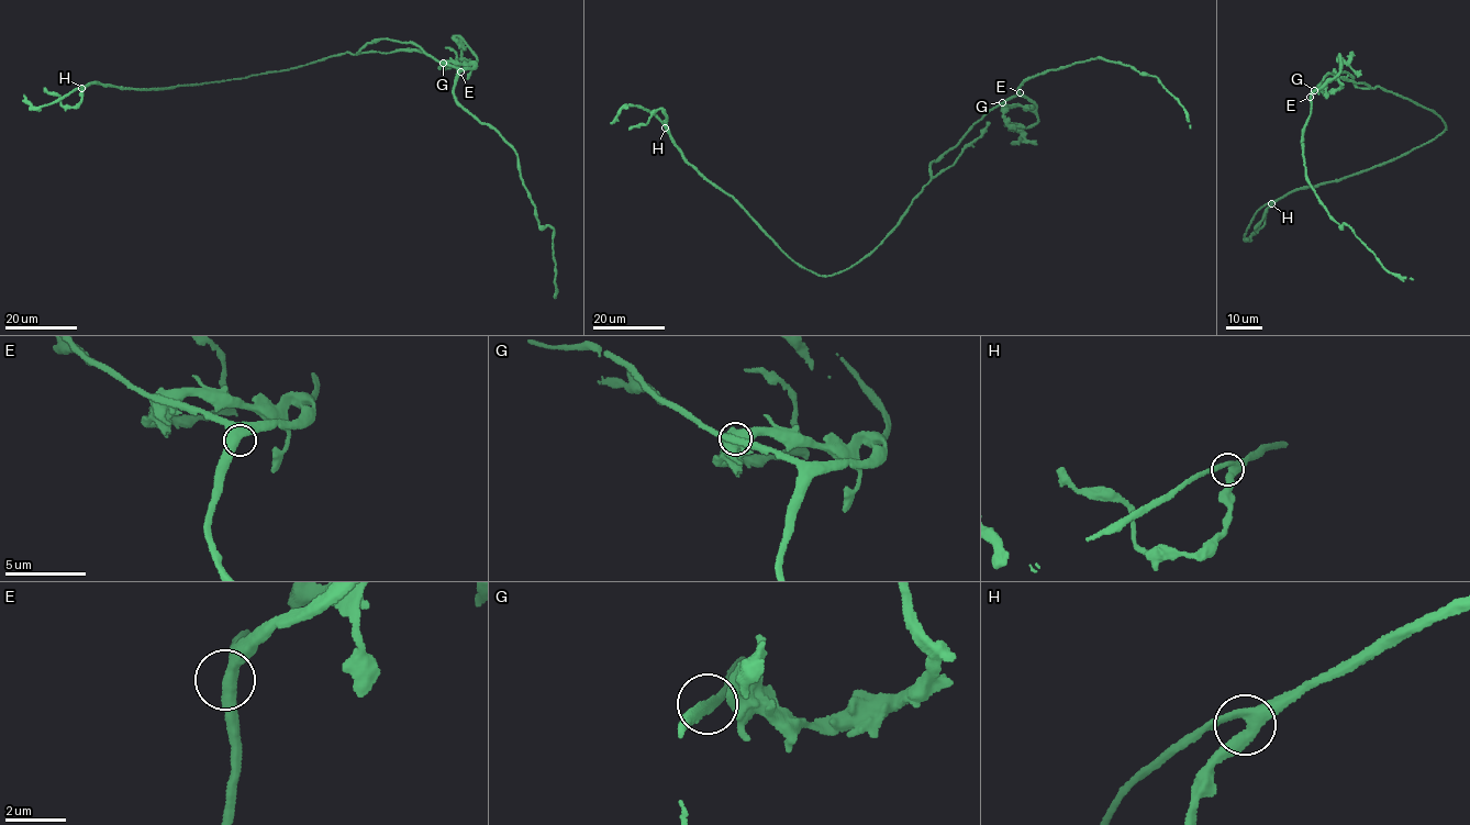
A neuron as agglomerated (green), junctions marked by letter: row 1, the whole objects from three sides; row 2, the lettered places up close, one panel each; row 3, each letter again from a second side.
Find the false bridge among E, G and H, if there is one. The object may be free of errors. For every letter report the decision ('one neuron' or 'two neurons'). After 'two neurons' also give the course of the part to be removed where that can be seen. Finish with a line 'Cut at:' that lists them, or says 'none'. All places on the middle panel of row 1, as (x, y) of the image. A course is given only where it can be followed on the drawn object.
E: one neuron
G: one neuron
H: one neuron
Cut at: none

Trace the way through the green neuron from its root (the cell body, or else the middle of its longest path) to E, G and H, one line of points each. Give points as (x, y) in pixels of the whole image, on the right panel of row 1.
E: (1382, 90), (1376, 86), (1357, 87), (1344, 71), (1328, 73), (1310, 97)
G: (1382, 90), (1376, 86), (1357, 87), (1344, 71), (1328, 73), (1314, 90)
H: (1382, 90), (1436, 113), (1444, 122), (1445, 130), (1392, 160), (1339, 180), (1296, 188), (1271, 203)

